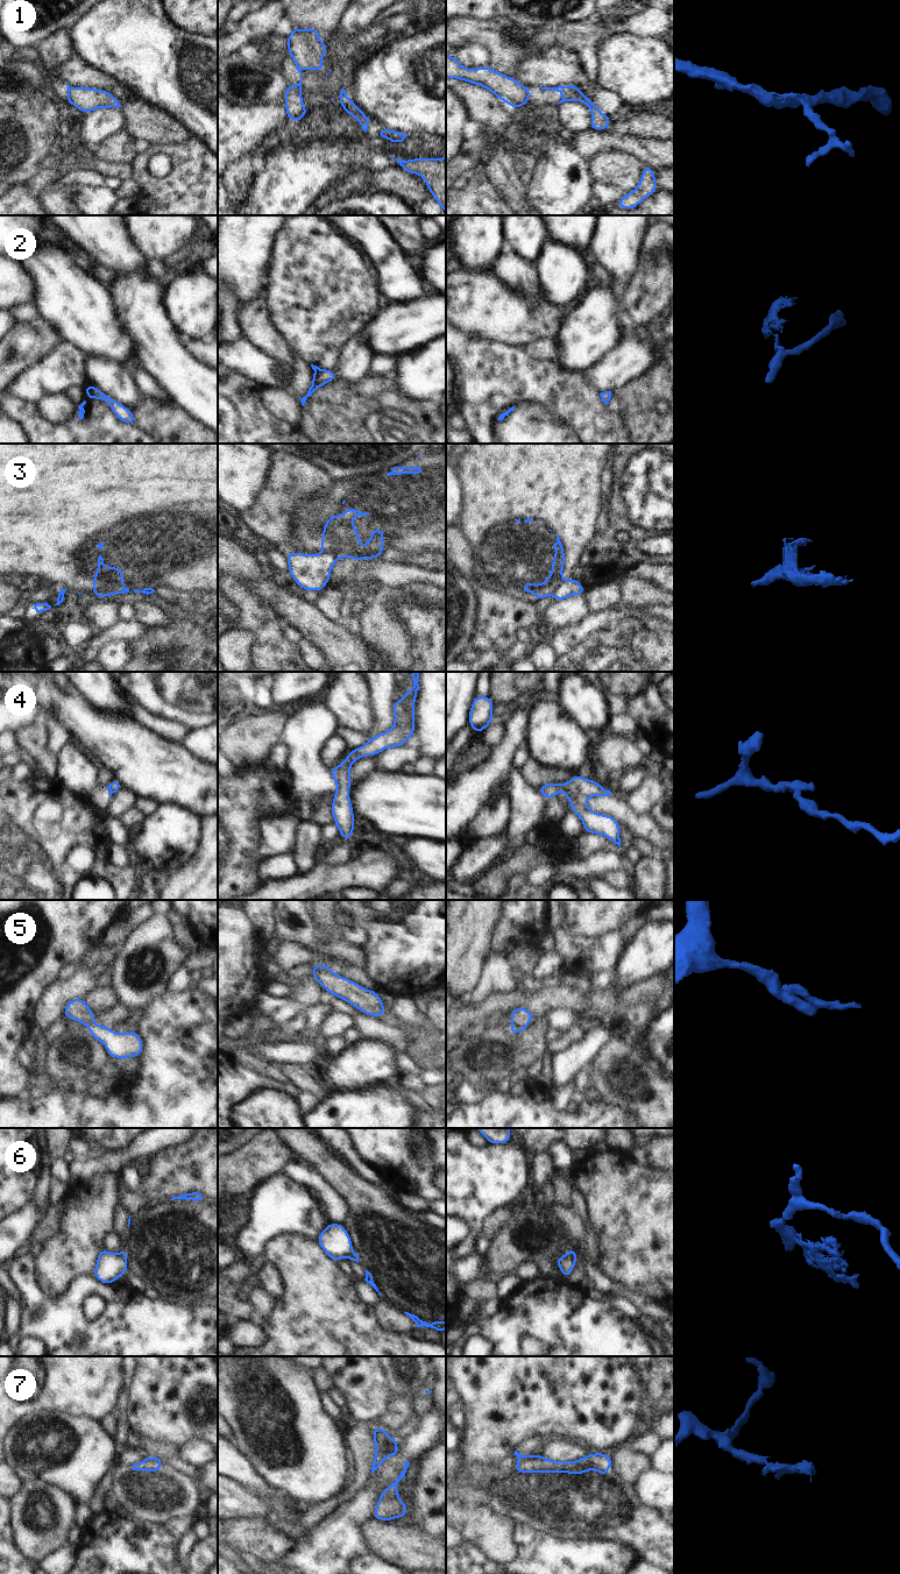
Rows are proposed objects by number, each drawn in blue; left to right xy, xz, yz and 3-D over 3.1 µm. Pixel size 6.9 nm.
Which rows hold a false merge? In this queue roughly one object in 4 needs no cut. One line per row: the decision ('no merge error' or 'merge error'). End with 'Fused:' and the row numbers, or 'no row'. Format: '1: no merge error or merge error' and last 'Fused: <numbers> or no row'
1: merge error
2: merge error
3: merge error
4: merge error
5: merge error
6: merge error
7: merge error
Fused: 1, 2, 3, 4, 5, 6, 7

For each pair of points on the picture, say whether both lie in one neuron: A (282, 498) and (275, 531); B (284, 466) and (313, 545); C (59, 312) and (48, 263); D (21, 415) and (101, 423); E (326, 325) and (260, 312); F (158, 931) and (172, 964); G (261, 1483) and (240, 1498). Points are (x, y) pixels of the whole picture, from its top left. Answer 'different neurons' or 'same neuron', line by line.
A: same neuron
B: different neurons
C: same neuron
D: same neuron
E: different neurons
F: same neuron
G: different neurons

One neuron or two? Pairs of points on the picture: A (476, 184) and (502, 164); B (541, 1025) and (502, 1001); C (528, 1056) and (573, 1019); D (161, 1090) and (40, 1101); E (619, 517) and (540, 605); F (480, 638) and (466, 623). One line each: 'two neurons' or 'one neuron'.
A: two neurons
B: two neurons
C: two neurons
D: one neuron
E: two neurons
F: two neurons

